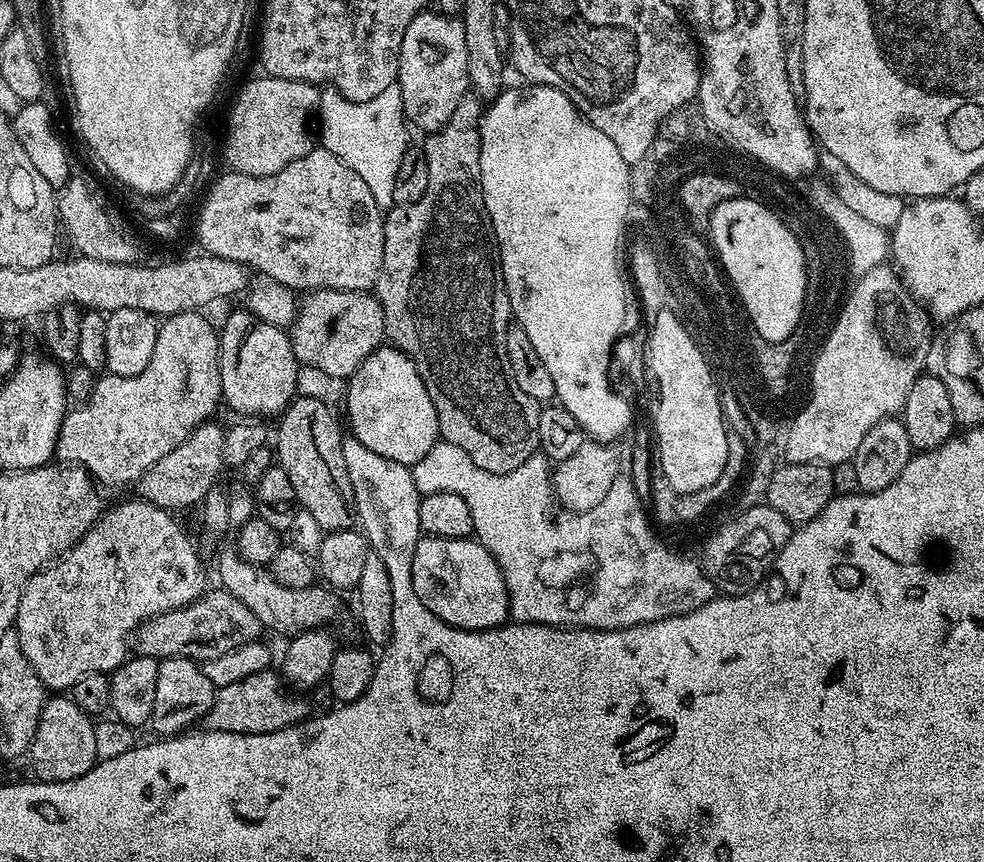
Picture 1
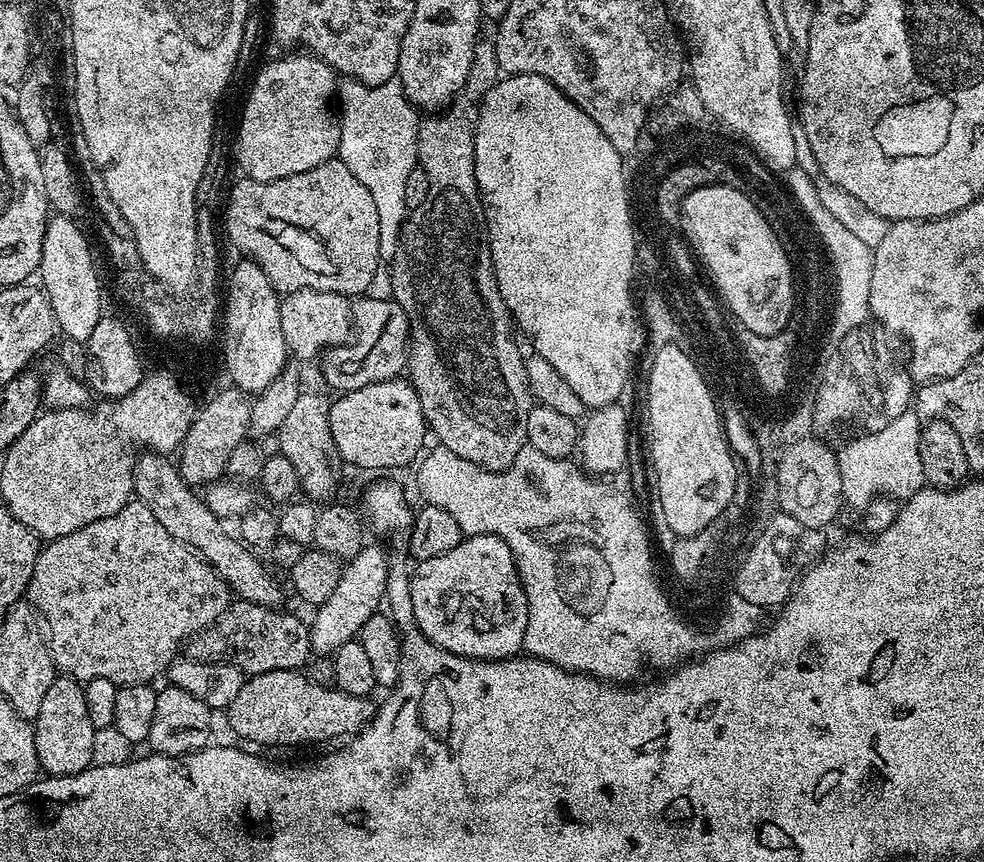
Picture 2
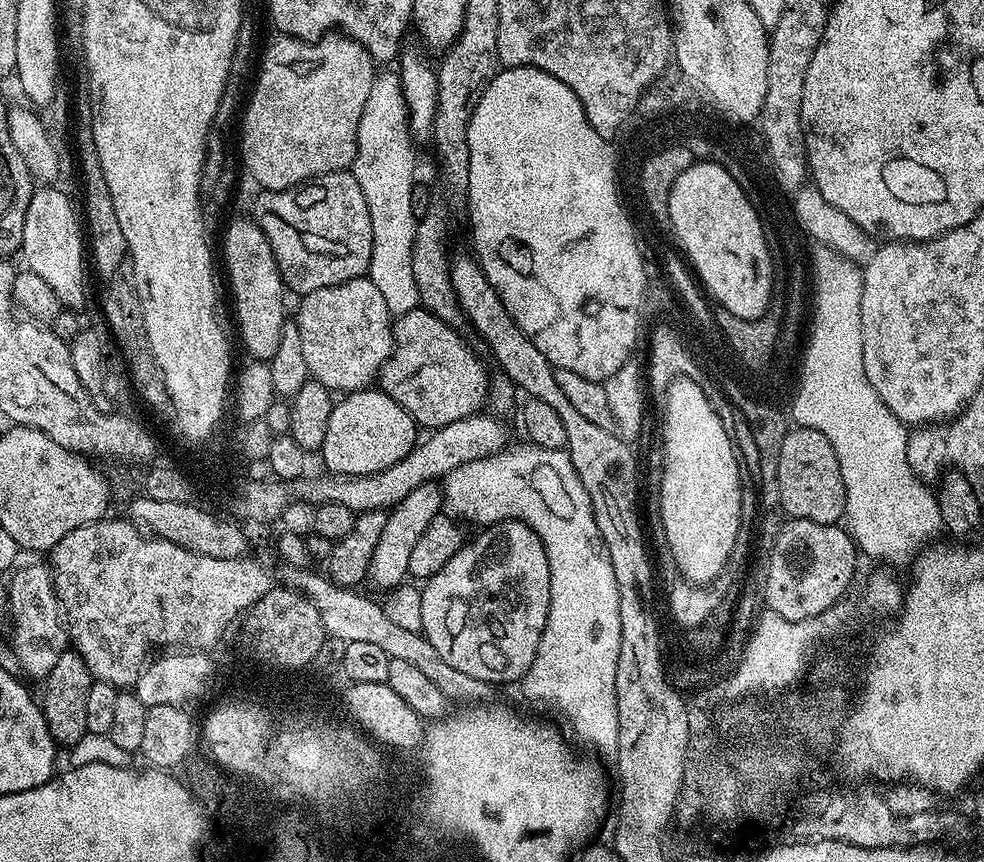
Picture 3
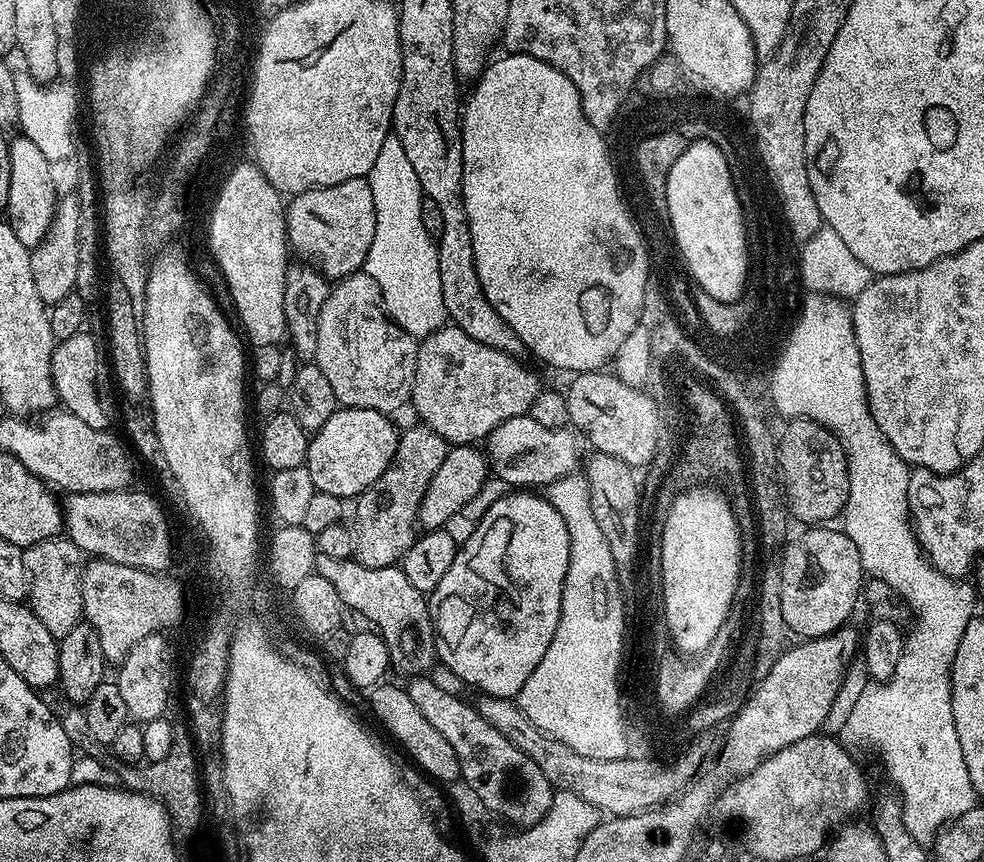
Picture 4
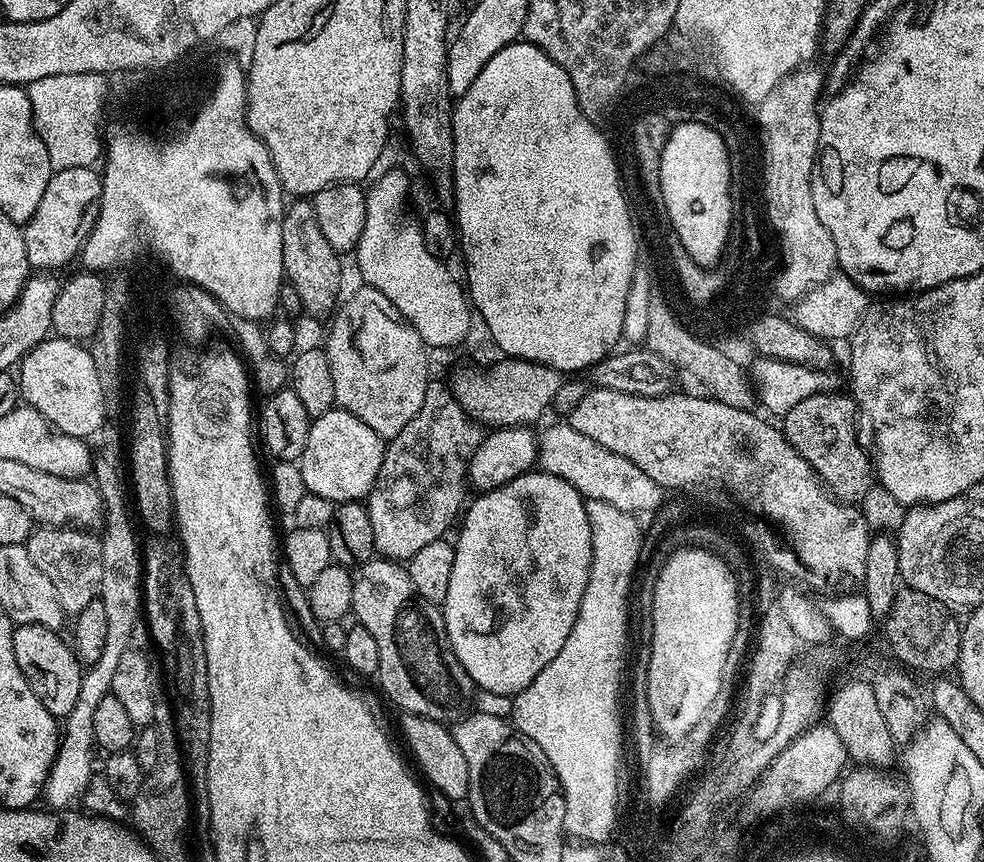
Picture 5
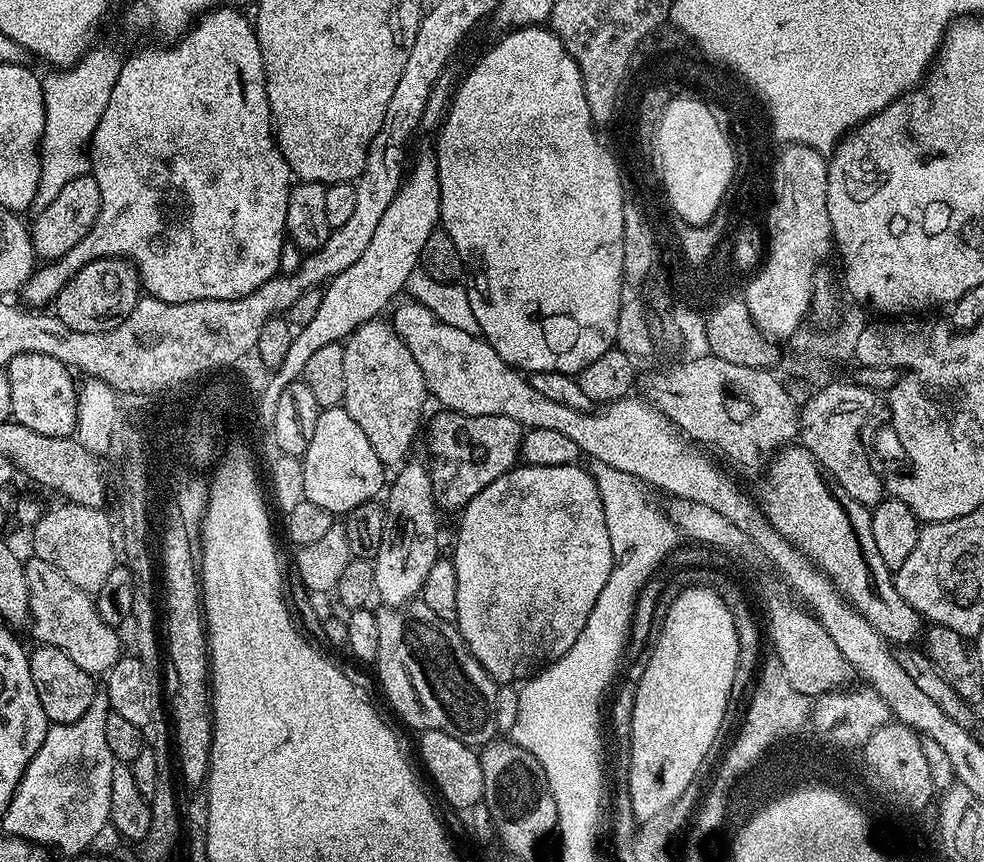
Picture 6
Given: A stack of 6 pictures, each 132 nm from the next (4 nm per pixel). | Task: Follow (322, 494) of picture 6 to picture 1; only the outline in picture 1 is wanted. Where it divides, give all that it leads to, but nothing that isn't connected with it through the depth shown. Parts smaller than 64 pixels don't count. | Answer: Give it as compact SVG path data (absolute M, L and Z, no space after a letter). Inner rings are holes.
M391 346L375 348L362 362L362 366L358 366L356 373L347 377L346 384L348 393L344 396L344 408L348 411L351 435L356 436L362 446L374 450L374 454L382 454L382 458L391 458L393 462L411 466L426 458L428 451L441 439L434 402L430 402L430 394L426 394L426 386L414 362L405 352L399 352Z

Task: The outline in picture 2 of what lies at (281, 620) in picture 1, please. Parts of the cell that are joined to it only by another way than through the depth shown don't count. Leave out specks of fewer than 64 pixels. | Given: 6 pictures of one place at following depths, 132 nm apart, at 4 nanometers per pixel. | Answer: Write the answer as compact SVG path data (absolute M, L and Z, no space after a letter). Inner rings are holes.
M141 451L136 457L136 467L132 470L132 487L135 499L140 500L158 518L163 528L174 538L187 544L193 552L204 557L204 560L215 568L218 575L239 599L254 602L258 606L280 608L283 605L284 592L280 584L264 569L257 553L249 548L243 540L232 536L224 529L225 521L214 514L204 504L199 495L195 496L193 485L186 483L180 476L179 467L172 464L167 455L159 452Z

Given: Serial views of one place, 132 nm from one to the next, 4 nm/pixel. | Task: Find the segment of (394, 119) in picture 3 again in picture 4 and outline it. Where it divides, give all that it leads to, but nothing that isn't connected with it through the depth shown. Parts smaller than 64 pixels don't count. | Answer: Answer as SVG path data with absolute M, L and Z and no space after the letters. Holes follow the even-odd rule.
M390 134L371 172L366 177L374 194L376 229L370 254L366 254L363 271L378 282L384 310L396 325L410 335L423 338L445 327L448 311L442 302L442 274L438 270L436 240L422 226L422 202L425 195L420 190L418 174L402 150L395 134Z

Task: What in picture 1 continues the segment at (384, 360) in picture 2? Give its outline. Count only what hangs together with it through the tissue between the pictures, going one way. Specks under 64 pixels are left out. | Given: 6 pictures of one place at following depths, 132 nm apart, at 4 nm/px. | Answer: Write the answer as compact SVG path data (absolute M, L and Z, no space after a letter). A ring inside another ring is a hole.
M318 288L299 301L296 322L290 329L297 365L313 368L324 376L353 376L375 348L385 343L384 315L375 295Z

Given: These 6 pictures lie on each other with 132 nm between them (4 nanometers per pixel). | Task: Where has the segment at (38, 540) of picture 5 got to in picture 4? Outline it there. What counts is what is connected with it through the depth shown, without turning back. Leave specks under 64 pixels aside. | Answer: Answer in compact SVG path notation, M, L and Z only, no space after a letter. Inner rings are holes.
M52 536L23 549L23 554L24 569L28 571L27 606L53 636L59 638L70 634L74 626L82 623L84 615L80 579L86 563L85 553L72 540Z

